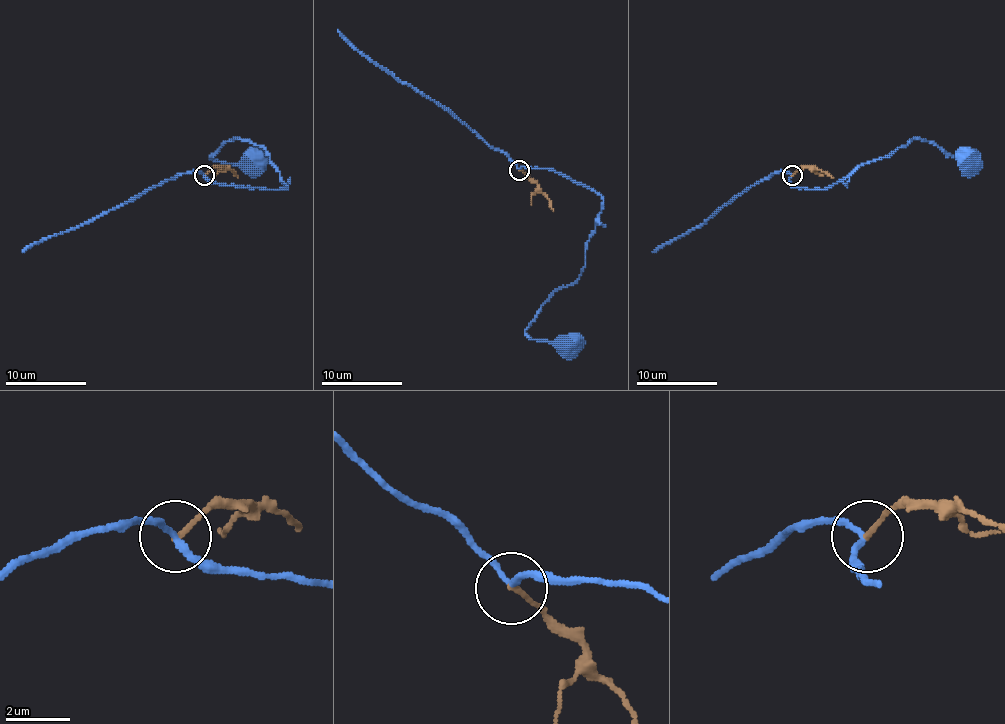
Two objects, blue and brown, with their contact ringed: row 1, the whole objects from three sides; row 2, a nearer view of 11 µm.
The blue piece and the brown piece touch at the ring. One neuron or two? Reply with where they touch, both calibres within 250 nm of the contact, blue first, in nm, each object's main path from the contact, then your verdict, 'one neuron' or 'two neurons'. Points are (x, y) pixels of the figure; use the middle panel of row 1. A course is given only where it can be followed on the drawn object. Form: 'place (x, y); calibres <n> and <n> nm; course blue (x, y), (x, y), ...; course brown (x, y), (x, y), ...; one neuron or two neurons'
place (519, 170); calibres 180 and 160 nm; course blue (519, 168), (553, 168), (603, 201), (585, 267), (525, 331), (571, 347); course brown (519, 170), (537, 184), (553, 211); two neurons

